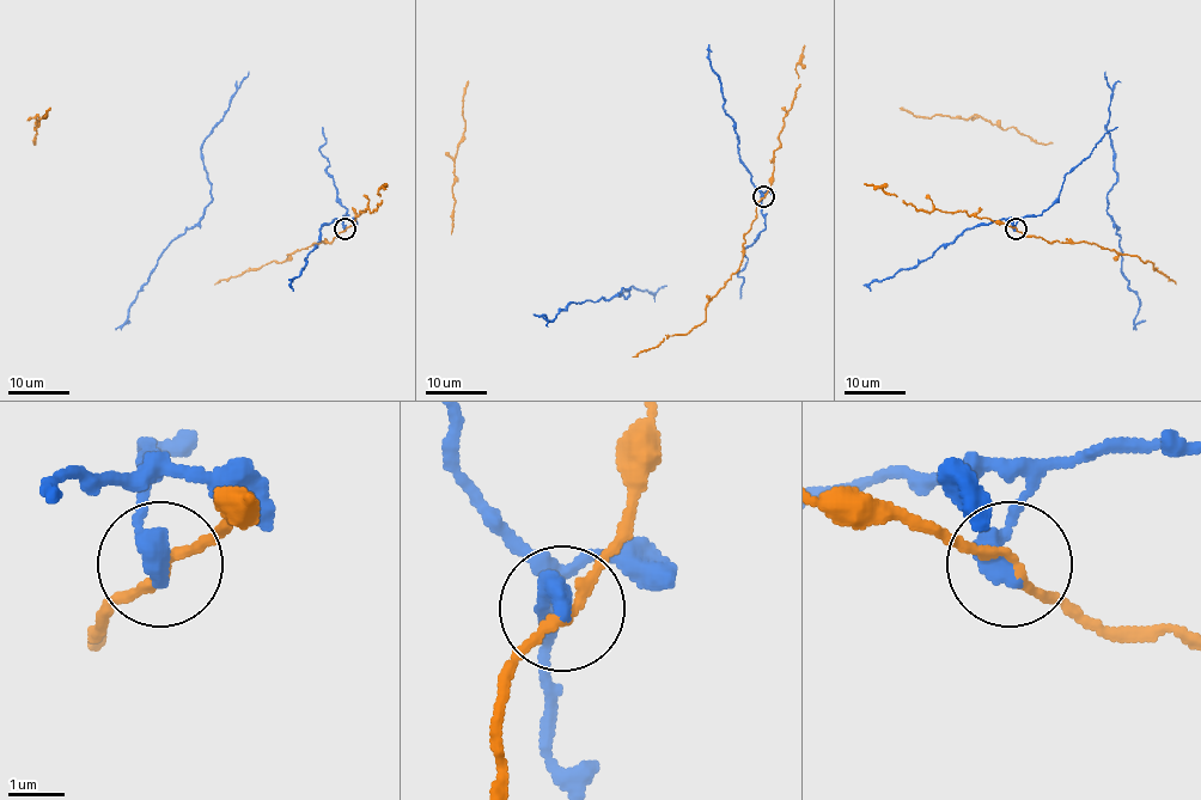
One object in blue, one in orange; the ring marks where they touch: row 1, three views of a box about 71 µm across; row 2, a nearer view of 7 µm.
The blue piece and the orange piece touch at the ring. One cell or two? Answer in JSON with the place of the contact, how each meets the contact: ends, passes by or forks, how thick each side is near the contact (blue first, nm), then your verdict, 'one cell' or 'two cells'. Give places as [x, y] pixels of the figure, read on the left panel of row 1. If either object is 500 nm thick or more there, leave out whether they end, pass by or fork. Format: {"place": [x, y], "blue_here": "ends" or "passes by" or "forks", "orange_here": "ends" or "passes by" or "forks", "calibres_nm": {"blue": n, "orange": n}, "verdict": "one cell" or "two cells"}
{"place": [345, 228], "blue_here": "ends", "orange_here": "passes by", "calibres_nm": {"blue": 480, "orange": 160}, "verdict": "two cells"}

